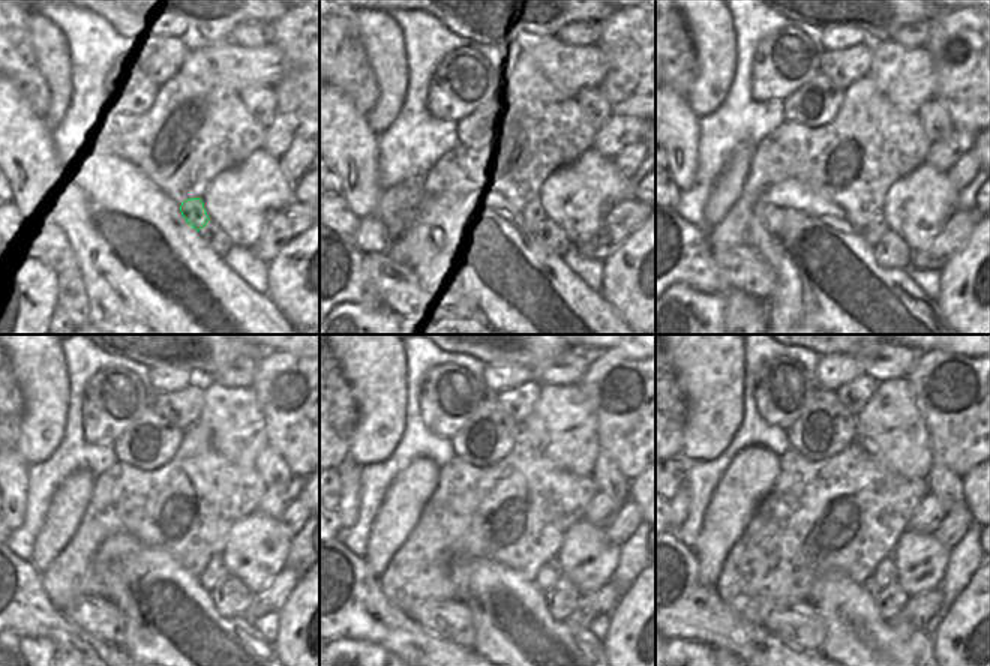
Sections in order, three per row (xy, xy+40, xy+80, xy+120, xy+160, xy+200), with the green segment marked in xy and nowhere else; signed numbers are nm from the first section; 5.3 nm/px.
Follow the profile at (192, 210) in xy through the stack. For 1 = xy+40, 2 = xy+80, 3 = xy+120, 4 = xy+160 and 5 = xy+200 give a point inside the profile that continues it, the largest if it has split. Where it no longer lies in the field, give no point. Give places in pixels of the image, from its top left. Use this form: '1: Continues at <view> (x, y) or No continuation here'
1: Continues at xy+40 (533, 216)
2: Continues at xy+80 (873, 233)
3: Continues at xy+120 (215, 570)
4: Continues at xy+160 (551, 572)
5: Continues at xy+200 (885, 573)

